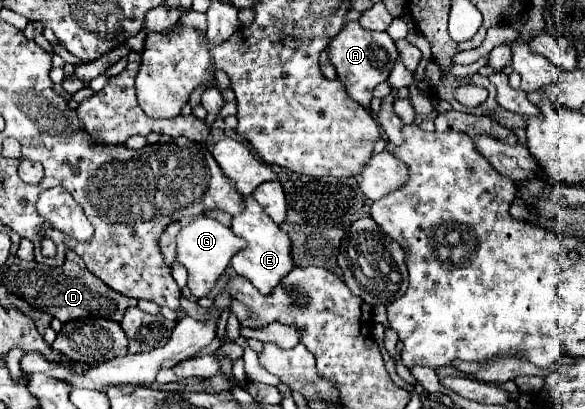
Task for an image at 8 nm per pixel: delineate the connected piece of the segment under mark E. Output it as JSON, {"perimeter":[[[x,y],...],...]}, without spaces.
{"perimeter":[[[246,198],[244,212],[232,218],[232,230],[236,236],[242,236],[248,242],[248,248],[232,258],[232,268],[240,276],[246,276],[262,294],[272,292],[272,288],[276,288],[276,284],[280,284],[280,280],[294,268],[290,236],[282,234],[280,226],[260,208],[254,198]]]}

